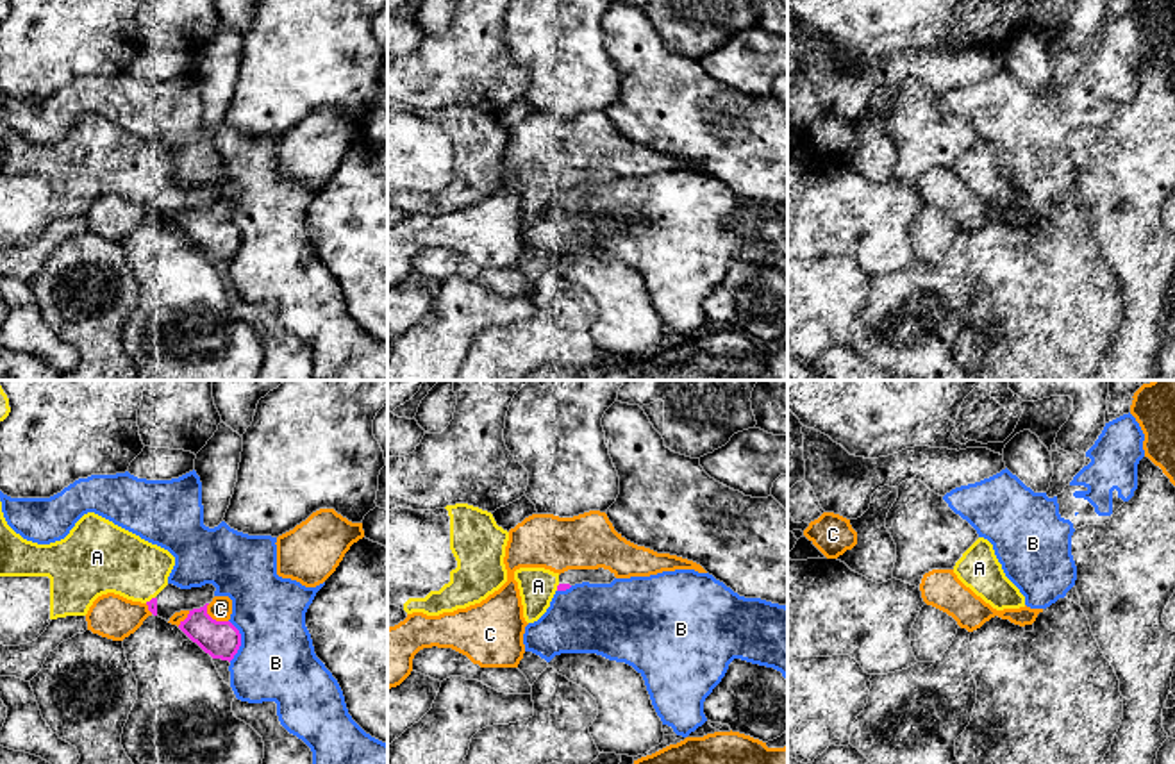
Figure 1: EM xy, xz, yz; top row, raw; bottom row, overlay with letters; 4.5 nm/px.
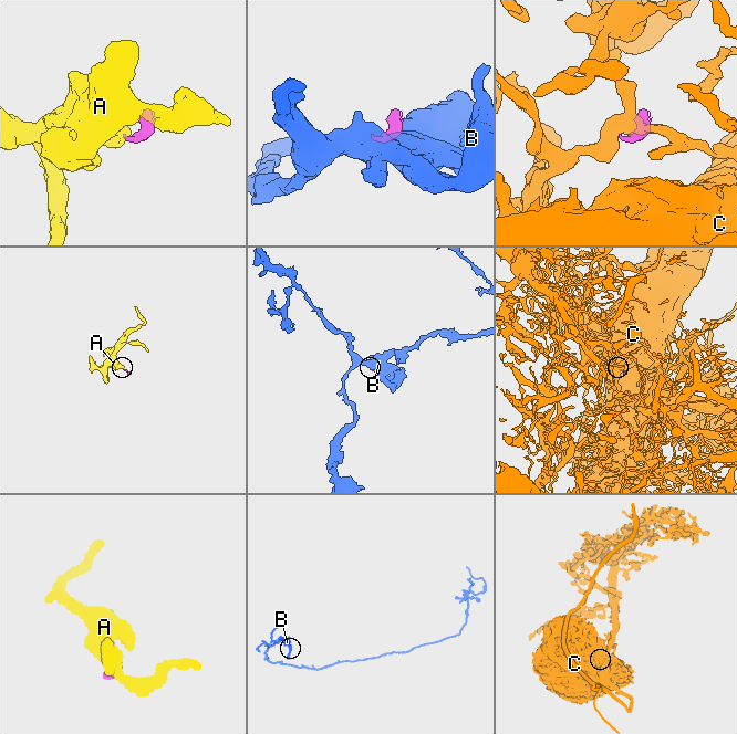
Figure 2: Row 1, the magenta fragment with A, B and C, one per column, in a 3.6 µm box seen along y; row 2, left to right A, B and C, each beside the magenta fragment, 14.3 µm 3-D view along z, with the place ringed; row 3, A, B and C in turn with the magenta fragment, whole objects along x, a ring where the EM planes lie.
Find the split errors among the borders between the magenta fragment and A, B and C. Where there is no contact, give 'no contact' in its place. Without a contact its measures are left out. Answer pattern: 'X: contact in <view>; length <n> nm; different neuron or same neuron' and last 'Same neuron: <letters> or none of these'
A: contact in xy; length 50 nm; same neuron
B: contact in xy; length 190 nm; different neuron
C: contact in xy; length 130 nm; different neuron
Same neuron: A

